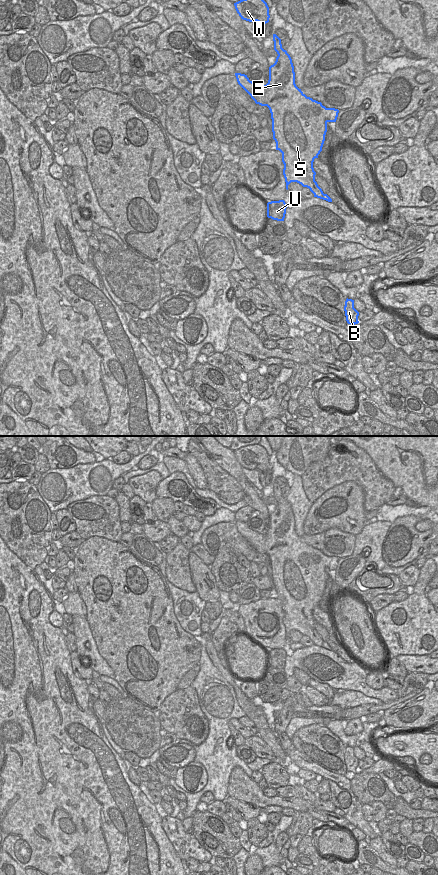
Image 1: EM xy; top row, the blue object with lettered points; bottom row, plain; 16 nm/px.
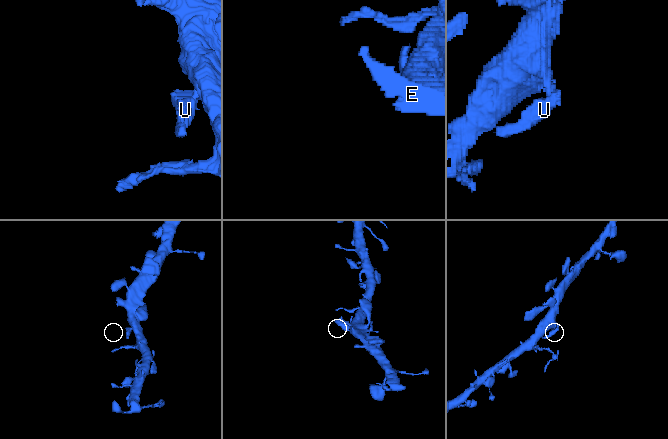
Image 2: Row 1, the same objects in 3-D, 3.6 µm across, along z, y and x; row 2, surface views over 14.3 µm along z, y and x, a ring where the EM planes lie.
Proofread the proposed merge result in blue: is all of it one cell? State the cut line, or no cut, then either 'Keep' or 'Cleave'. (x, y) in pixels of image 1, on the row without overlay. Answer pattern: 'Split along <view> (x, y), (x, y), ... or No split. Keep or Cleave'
No split. Keep.

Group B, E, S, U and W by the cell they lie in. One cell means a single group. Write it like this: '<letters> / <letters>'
B E S U W

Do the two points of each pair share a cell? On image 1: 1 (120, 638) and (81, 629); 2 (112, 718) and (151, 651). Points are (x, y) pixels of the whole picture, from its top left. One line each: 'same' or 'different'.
1: different
2: different

